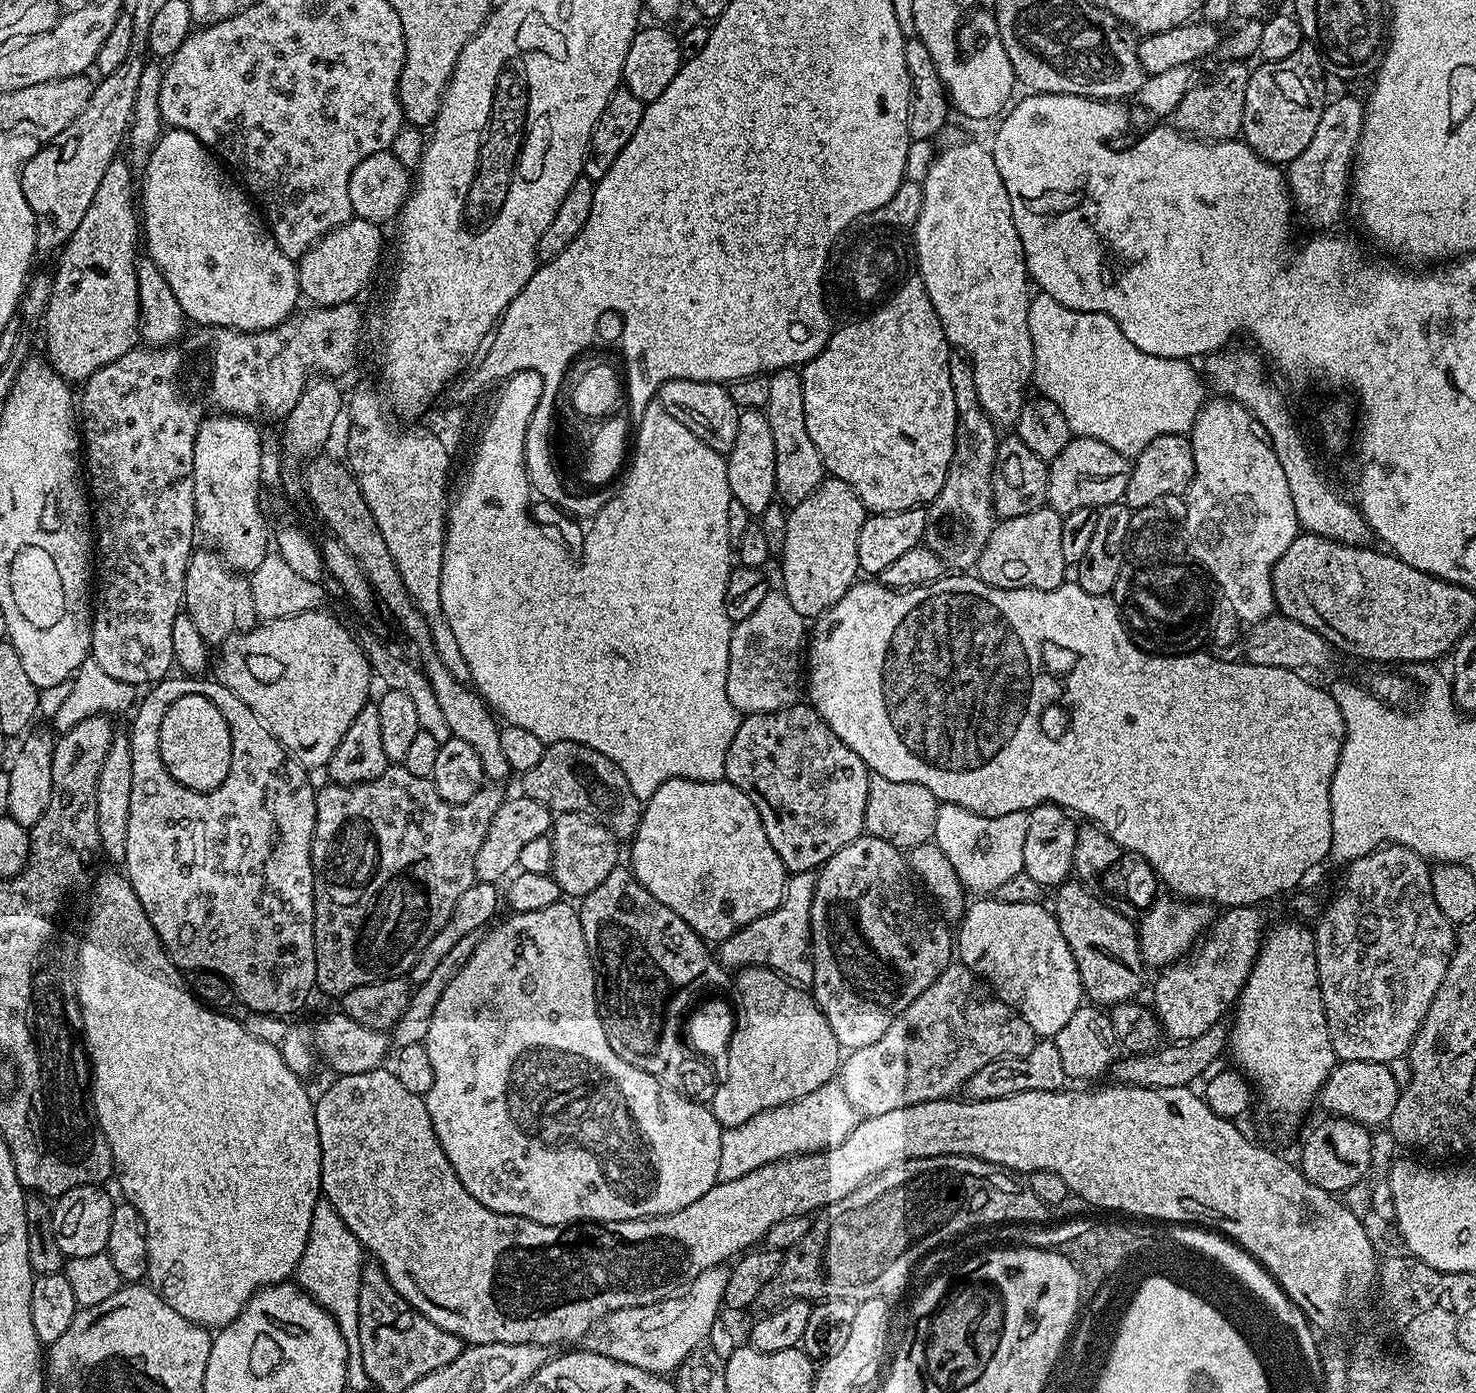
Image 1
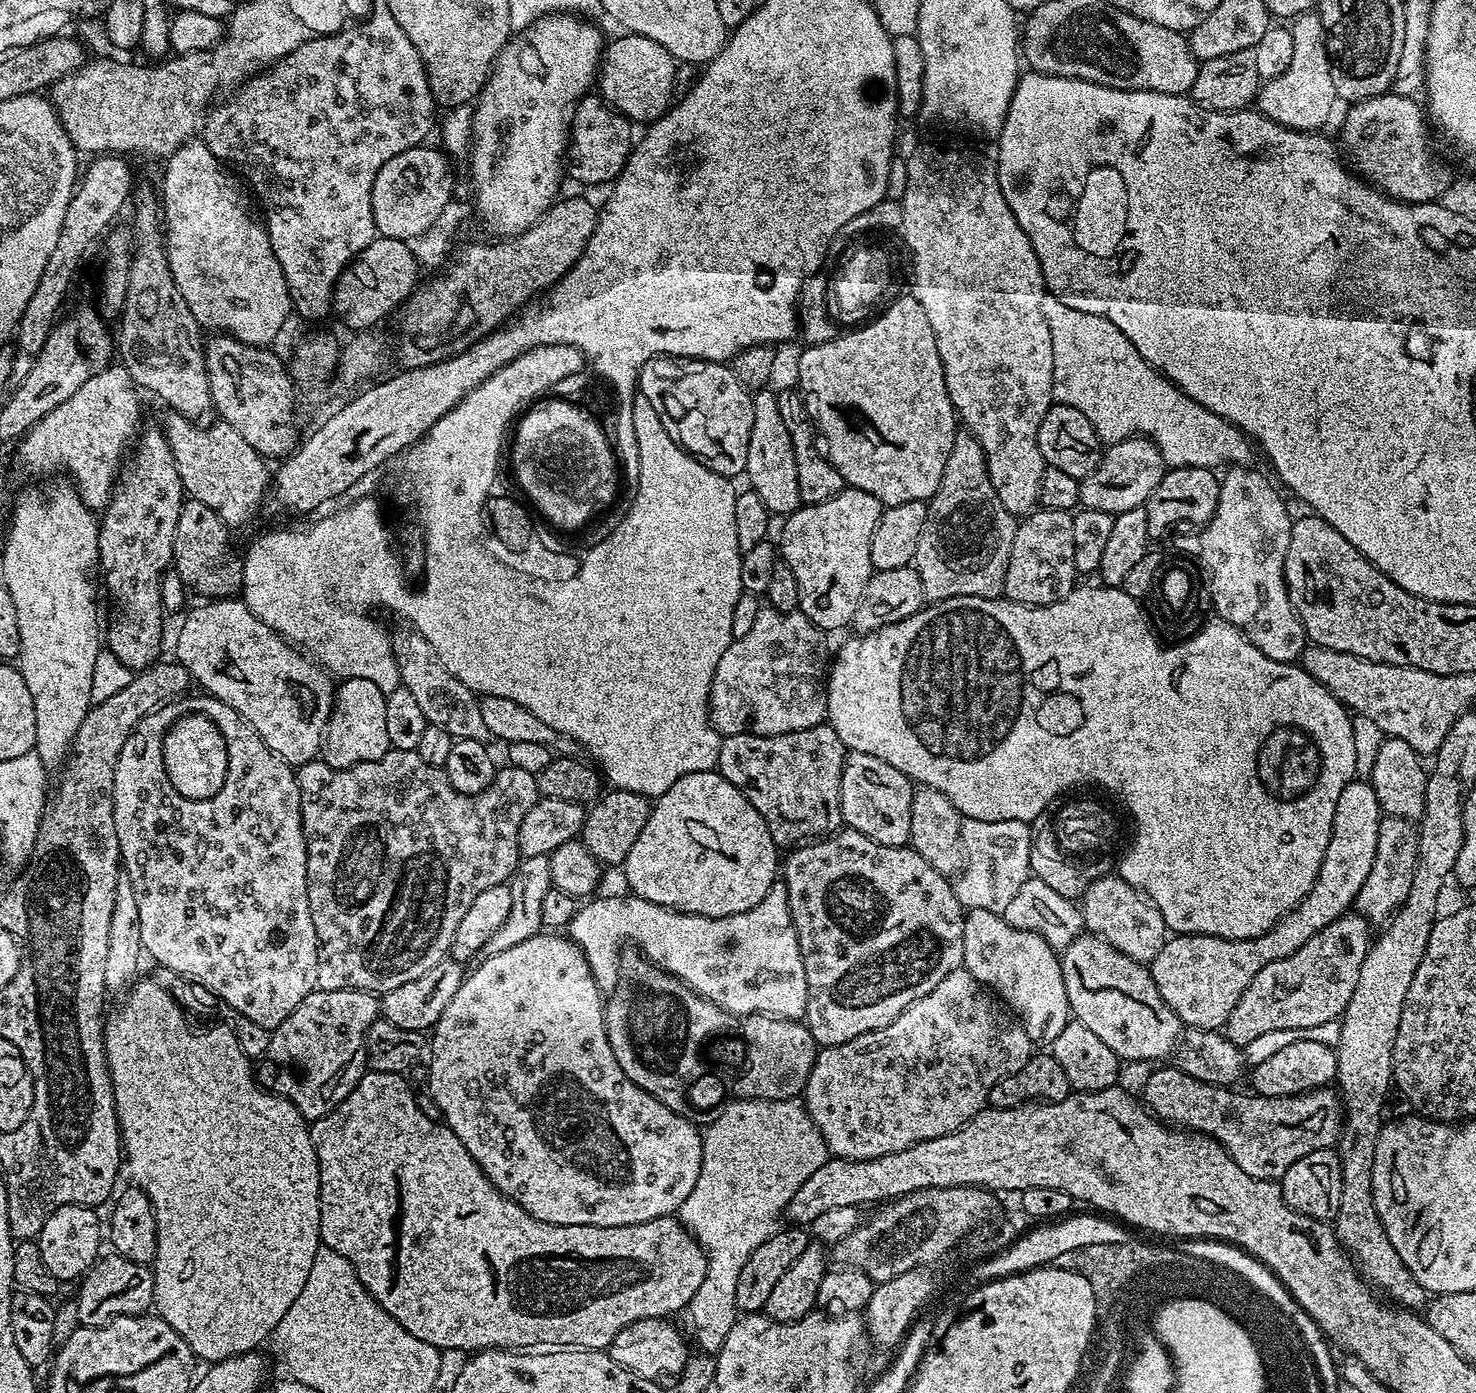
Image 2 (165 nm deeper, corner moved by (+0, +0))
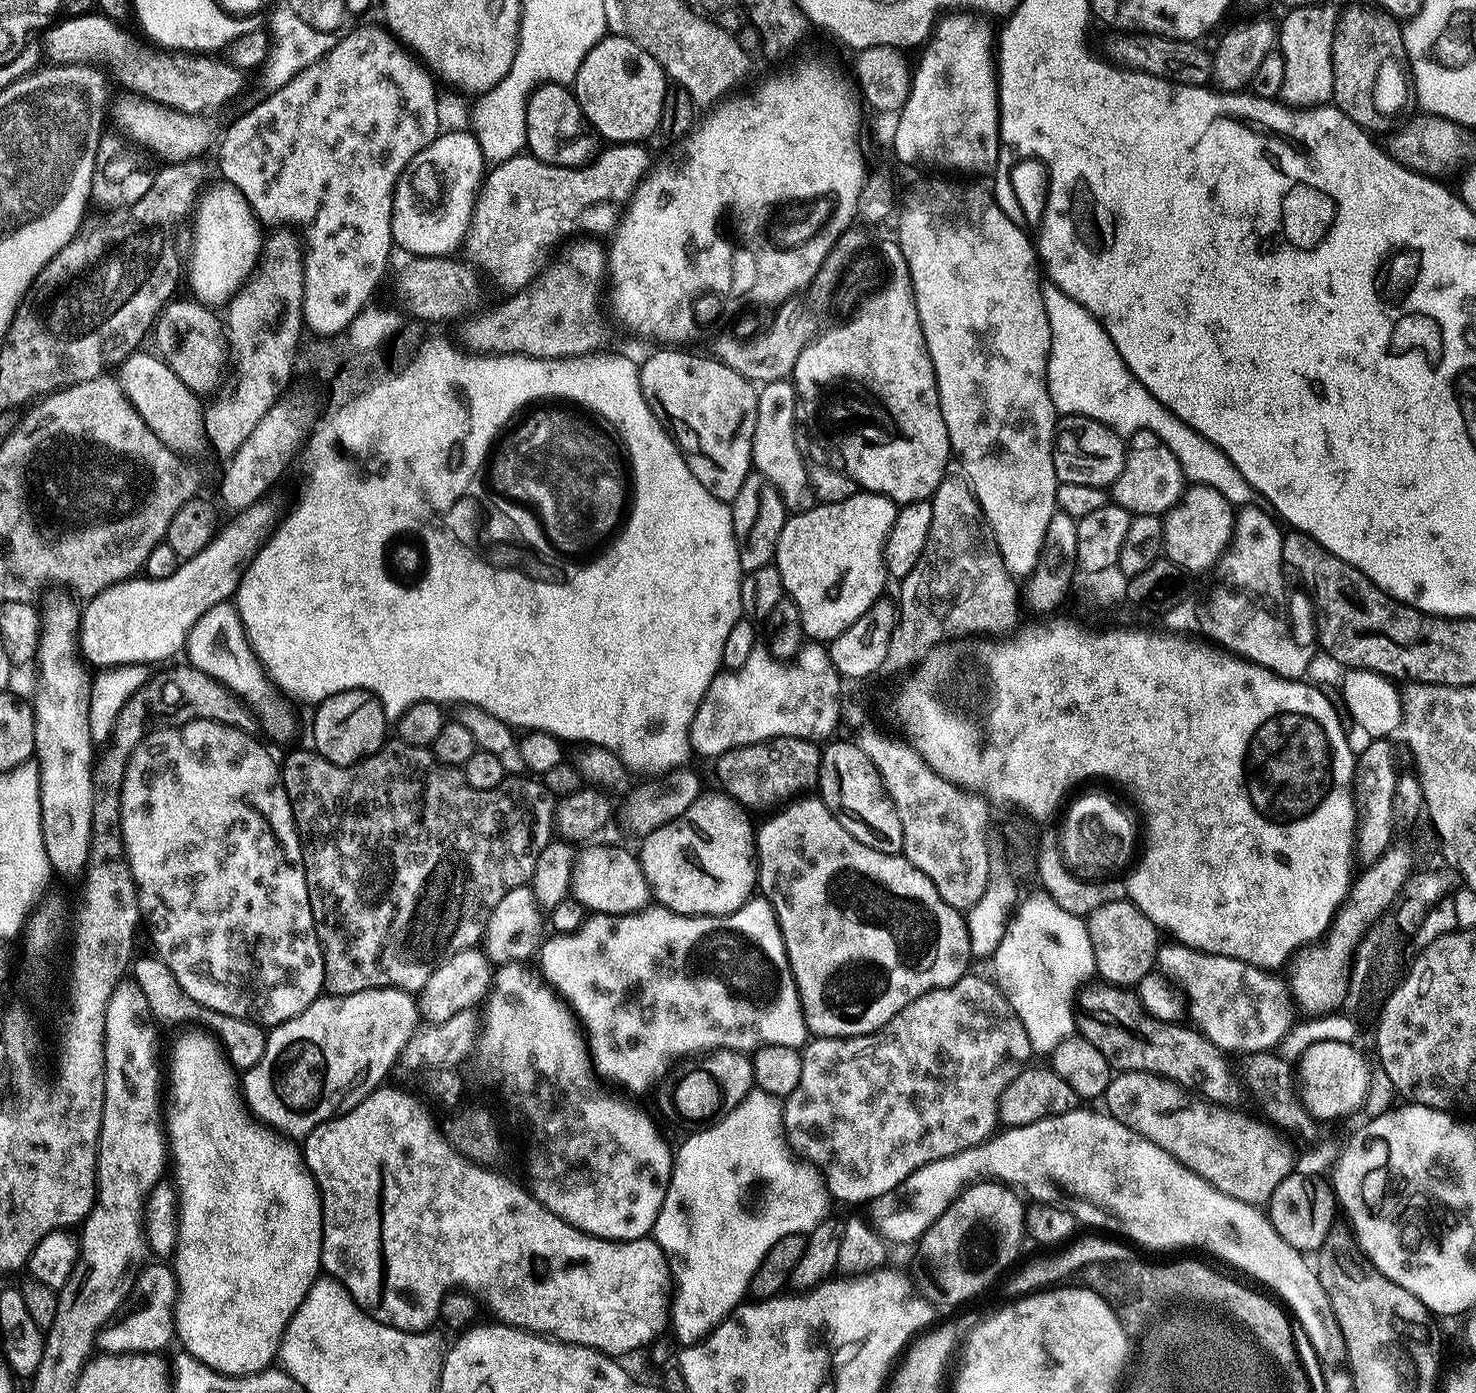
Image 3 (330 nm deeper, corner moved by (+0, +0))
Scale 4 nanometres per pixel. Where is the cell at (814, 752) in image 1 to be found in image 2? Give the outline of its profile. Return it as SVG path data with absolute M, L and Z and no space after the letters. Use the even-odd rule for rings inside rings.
M825 722L810 726L806 730L794 730L773 736L749 732L725 736L720 742L716 768L721 776L725 776L748 799L750 806L754 806L754 810L762 814L778 846L799 846L835 833L841 827L840 790L845 755L842 738L838 738L831 724Z

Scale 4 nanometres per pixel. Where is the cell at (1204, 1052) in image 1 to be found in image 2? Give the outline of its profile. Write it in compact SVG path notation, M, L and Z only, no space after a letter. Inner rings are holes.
M1349 910L1339 916L1330 926L1326 926L1306 946L1298 946L1294 954L1286 958L1278 958L1278 962L1270 962L1270 966L1262 966L1258 974L1254 974L1254 982L1246 986L1242 998L1234 1006L1226 1025L1228 1040L1237 1046L1252 1044L1271 1032L1284 1032L1289 1028L1296 1034L1299 1028L1320 1028L1323 1024L1339 1021L1344 1015L1346 1006L1350 1002L1350 994L1354 994L1354 986L1358 986L1358 970L1362 970L1362 962L1366 958L1370 947L1368 936L1369 921L1359 912Z

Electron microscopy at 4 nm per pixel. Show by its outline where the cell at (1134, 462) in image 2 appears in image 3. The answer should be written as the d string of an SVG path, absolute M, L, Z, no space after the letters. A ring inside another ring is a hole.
M1135 432L1130 438L1128 458L1122 474L1111 485L1110 496L1133 516L1163 517L1179 503L1186 491L1186 477L1178 458L1153 432Z

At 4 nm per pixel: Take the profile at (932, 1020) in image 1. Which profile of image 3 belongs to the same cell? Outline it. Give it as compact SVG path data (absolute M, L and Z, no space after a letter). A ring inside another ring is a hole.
M969 974L958 978L954 986L935 988L910 1002L883 1028L865 1036L817 1036L809 1039L800 1052L802 1058L802 1078L798 1086L783 1101L784 1131L790 1141L793 1153L799 1154L807 1163L814 1164L828 1185L828 1194L833 1201L841 1200L844 1204L864 1204L875 1202L887 1192L893 1192L914 1170L926 1166L926 1162L938 1162L938 1158L950 1158L975 1144L981 1144L997 1131L1000 1118L1000 1099L1010 1082L1018 1078L1022 1069L1029 1067L1034 1053L1026 1026L1010 1006L1010 1002L1000 993L991 979L983 980L980 976Z

